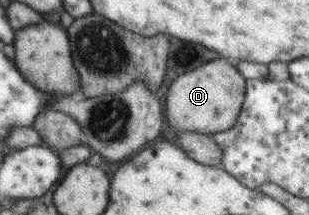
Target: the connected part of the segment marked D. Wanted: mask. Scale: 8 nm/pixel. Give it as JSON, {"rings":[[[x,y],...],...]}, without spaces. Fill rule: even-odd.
{"rings":[[[223,57],[206,63],[191,73],[179,75],[167,91],[163,112],[167,132],[195,132],[214,136],[230,130],[242,108],[246,81],[235,68],[235,62]]]}

